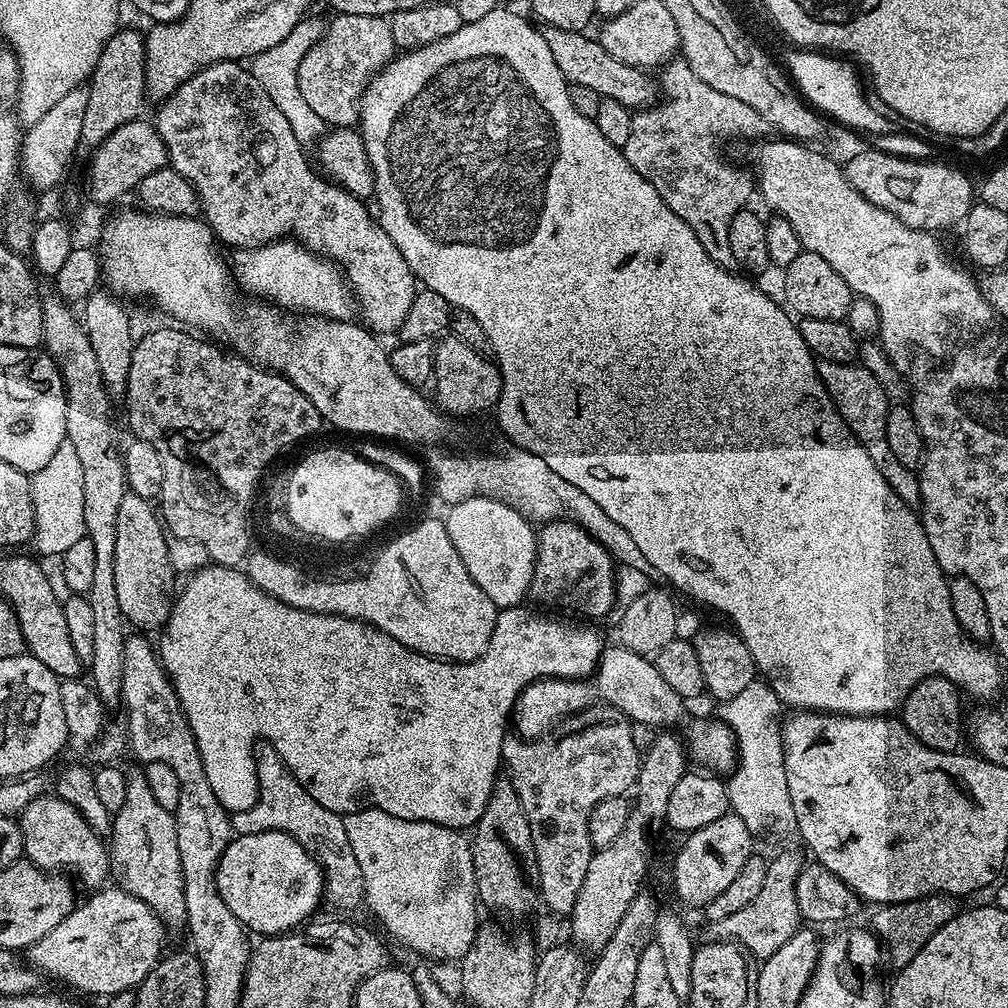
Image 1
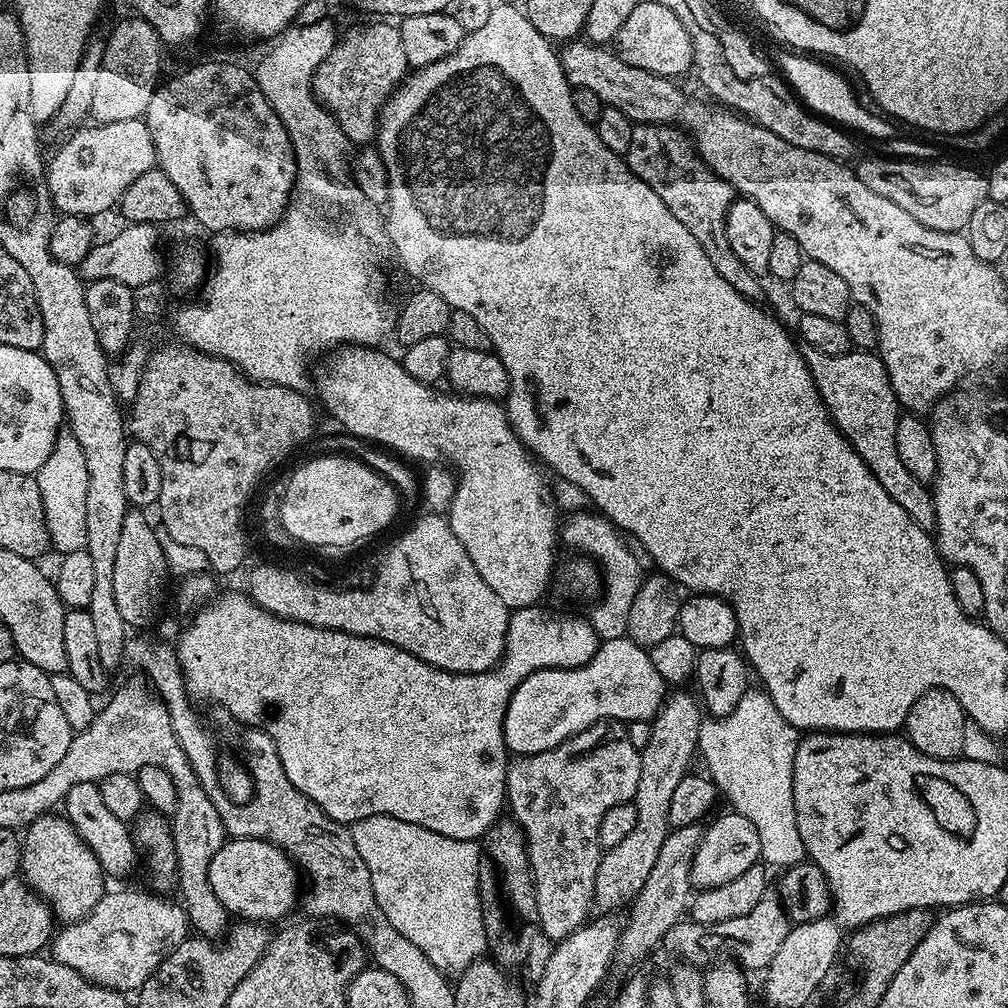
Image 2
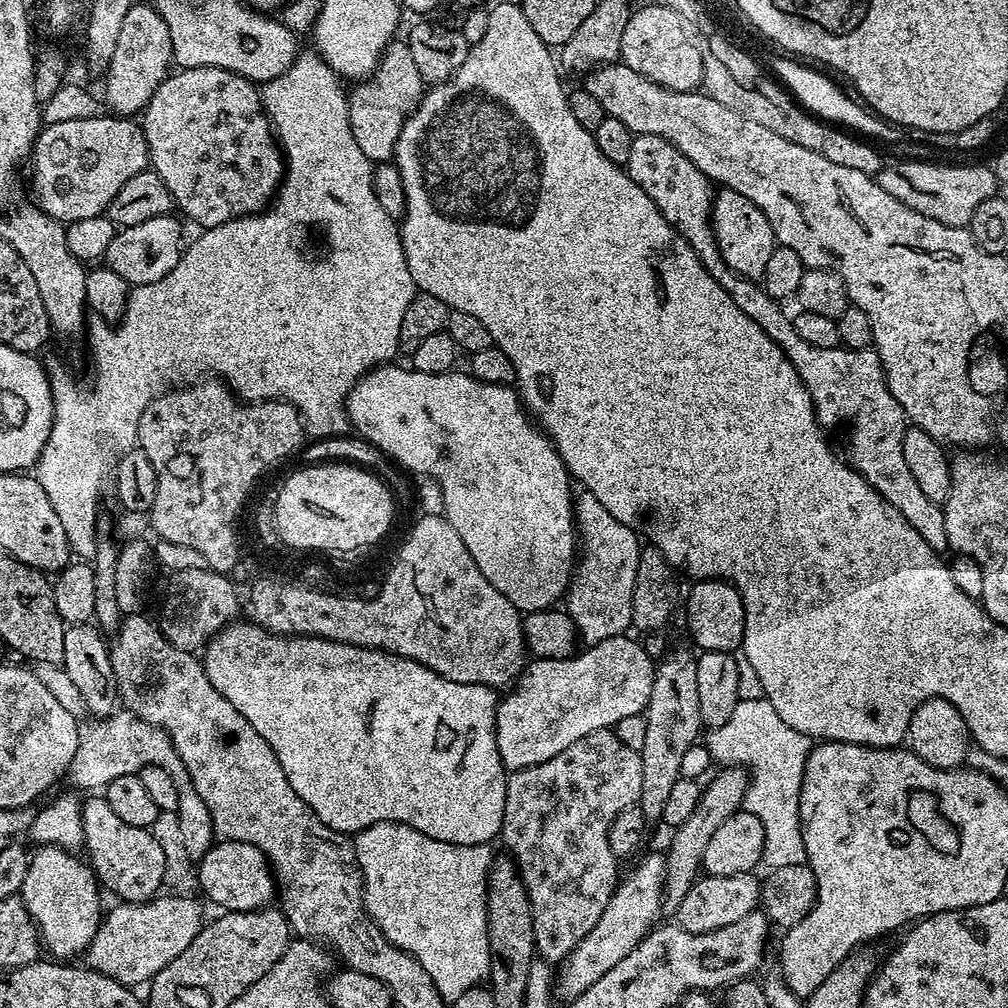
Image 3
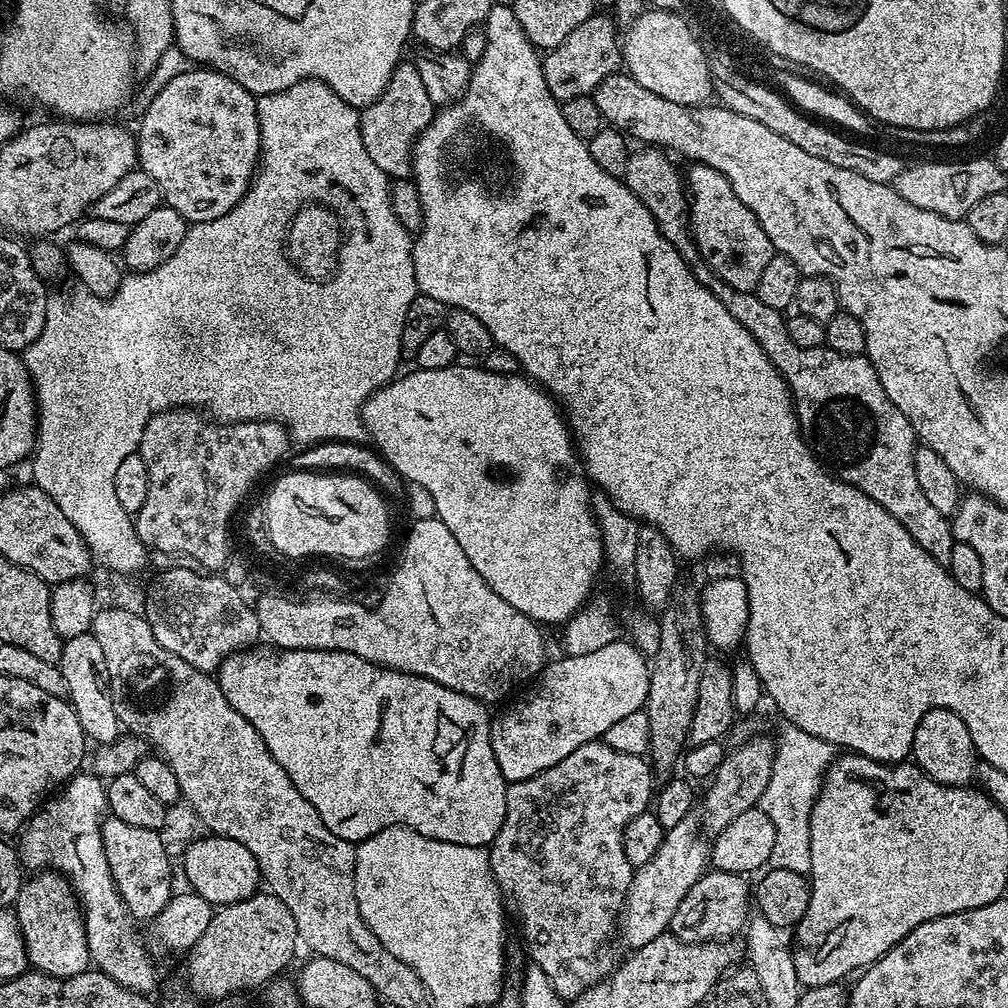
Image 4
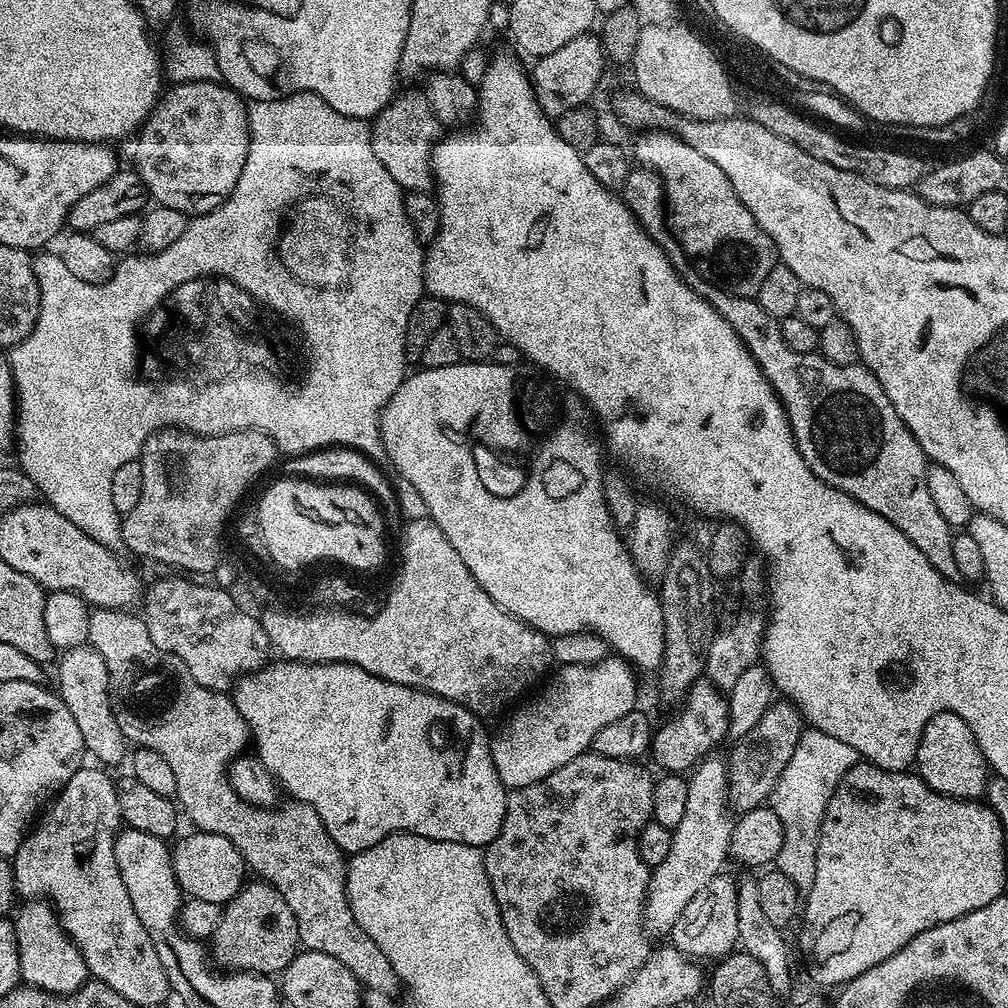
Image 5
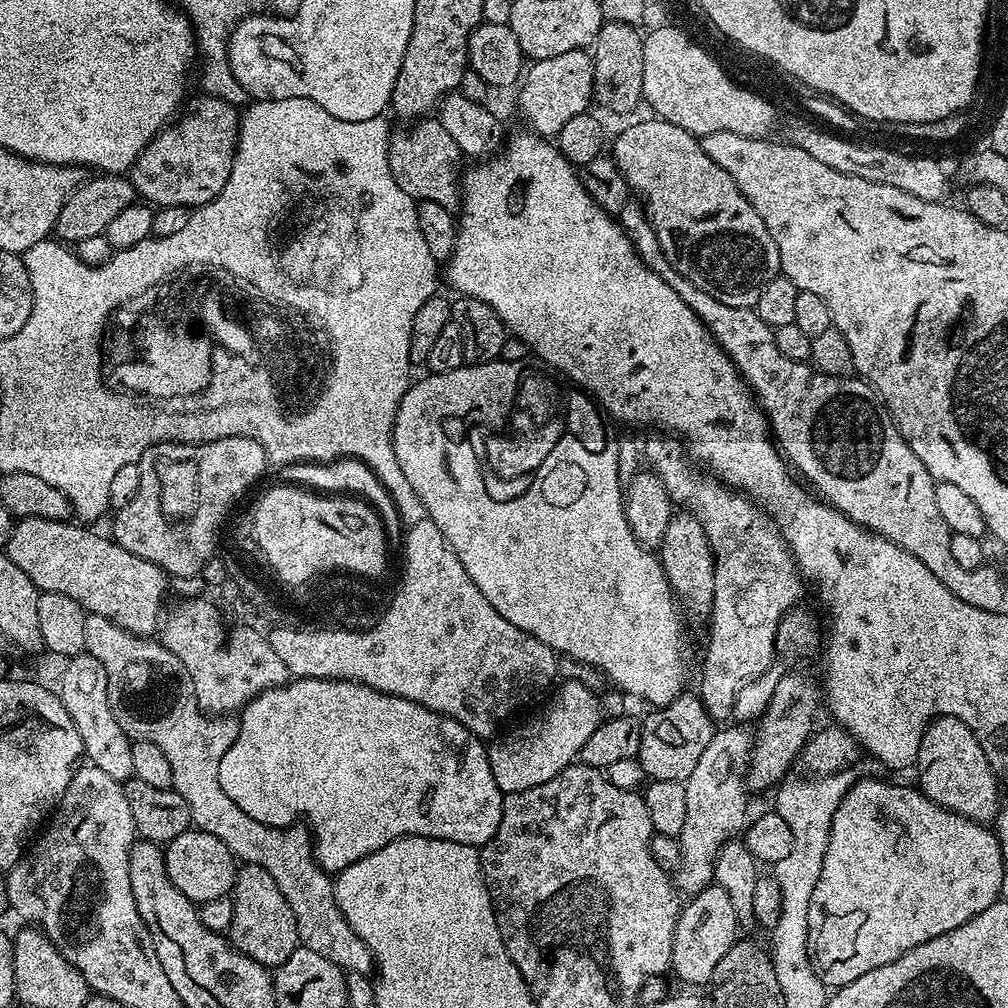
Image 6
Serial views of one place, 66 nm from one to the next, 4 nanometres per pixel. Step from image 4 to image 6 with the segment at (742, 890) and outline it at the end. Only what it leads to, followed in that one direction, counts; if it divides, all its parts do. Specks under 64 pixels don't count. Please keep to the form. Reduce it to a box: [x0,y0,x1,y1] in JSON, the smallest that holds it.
[671,882,738,985]

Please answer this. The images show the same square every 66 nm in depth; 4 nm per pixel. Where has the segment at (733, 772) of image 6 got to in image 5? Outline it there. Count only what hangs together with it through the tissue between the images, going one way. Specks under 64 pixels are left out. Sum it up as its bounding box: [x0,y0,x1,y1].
[644,758,734,937]

